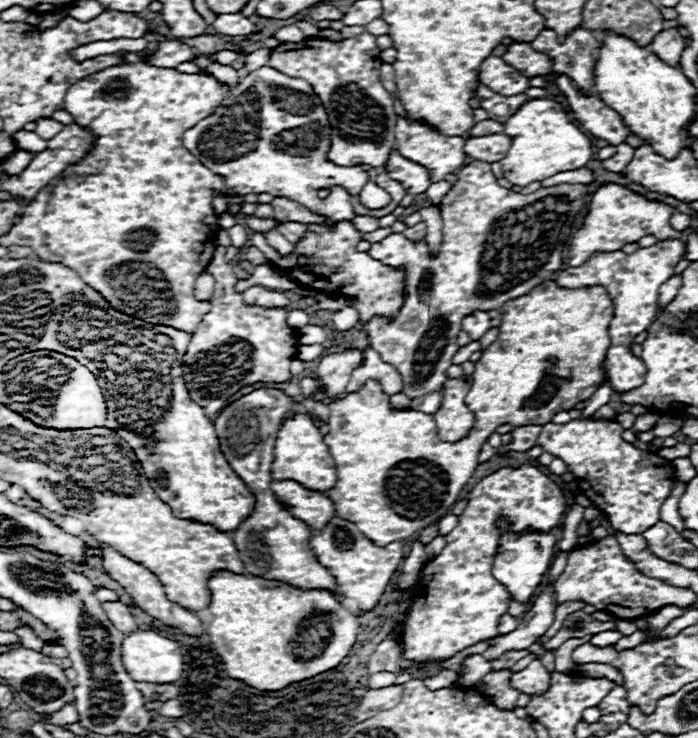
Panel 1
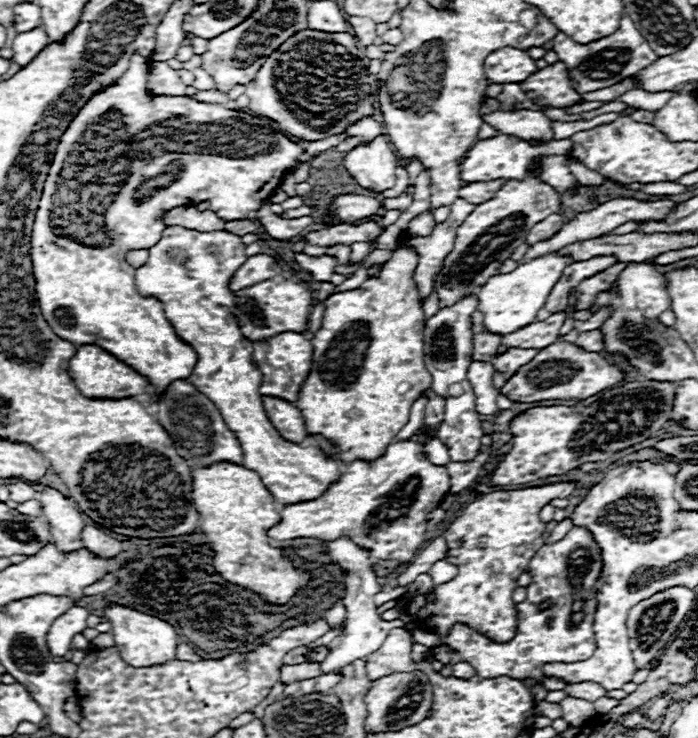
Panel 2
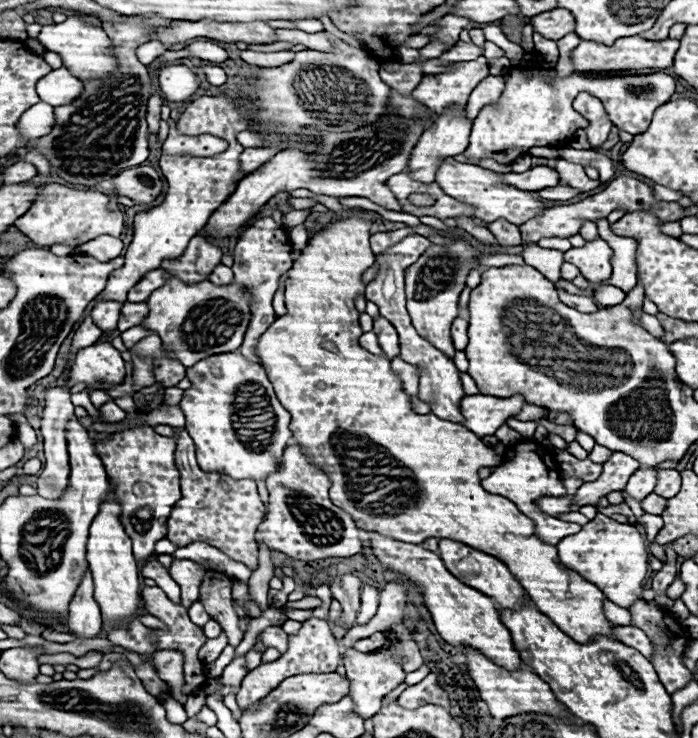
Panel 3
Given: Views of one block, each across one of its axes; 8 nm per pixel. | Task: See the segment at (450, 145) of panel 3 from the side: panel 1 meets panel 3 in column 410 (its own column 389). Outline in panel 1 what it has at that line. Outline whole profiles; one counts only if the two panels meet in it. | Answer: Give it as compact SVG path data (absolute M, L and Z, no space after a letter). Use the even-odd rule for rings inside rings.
M396 150L390 152L384 170L388 172L388 176L392 180L398 180L402 184L402 188L412 196L426 192L430 186L430 178L428 178L426 170L422 170L422 166L416 166L416 162L402 158Z

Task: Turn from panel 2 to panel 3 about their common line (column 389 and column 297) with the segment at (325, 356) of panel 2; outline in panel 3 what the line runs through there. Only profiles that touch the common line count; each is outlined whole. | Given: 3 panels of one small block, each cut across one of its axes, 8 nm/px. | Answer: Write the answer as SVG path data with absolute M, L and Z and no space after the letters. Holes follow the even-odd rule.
M346 218L346 220L336 220L336 222L330 222L324 230L316 232L308 246L302 250L300 258L294 262L294 266L288 270L288 280L286 280L286 314L284 316L278 316L270 328L258 338L258 344L256 344L256 354L260 356L260 364L264 366L266 370L266 376L270 378L270 382L274 384L274 390L276 390L276 396L278 400L282 402L282 406L292 414L292 422L290 422L290 430L292 430L292 438L296 440L296 444L302 448L302 452L310 458L310 462L318 468L322 468L322 472L328 476L330 480L330 500L336 504L336 506L342 506L342 510L346 510L348 514L352 514L354 522L358 528L362 530L370 530L370 532L378 532L382 536L388 536L388 538L394 538L394 540L400 540L400 542L408 542L408 544L422 544L426 538L450 538L450 540L456 540L456 542L462 542L462 544L470 544L474 546L476 550L482 550L486 554L492 554L496 556L498 560L502 560L510 572L516 576L516 580L524 586L526 594L530 596L530 600L538 606L538 610L542 614L546 614L562 632L566 632L570 638L574 638L576 642L588 642L590 638L602 634L602 636L612 636L612 624L606 620L604 616L604 610L602 610L602 604L604 604L604 594L602 590L598 590L598 586L586 582L578 572L574 570L568 570L564 568L560 562L558 562L558 552L556 552L556 546L550 546L550 544L544 544L540 542L536 536L534 536L534 522L530 518L526 518L510 500L502 498L502 496L494 496L490 492L486 492L482 486L480 486L480 478L478 478L478 470L484 468L484 466L492 466L492 464L498 464L500 462L500 456L494 454L492 448L484 446L482 440L478 436L474 436L466 426L462 424L454 424L454 422L448 422L448 420L440 420L438 416L434 414L416 414L412 410L412 402L410 402L410 394L404 392L402 388L402 380L392 372L390 368L390 360L382 358L382 356L374 356L370 352L366 352L360 344L358 344L358 336L362 336L362 328L358 324L358 310L354 308L354 298L358 294L364 294L364 284L362 284L362 274L374 264L374 254L370 250L370 244L368 244L368 238L370 238L370 224L372 222L366 222L366 220L360 220L360 218ZM326 344L332 344L332 348L328 350Z

